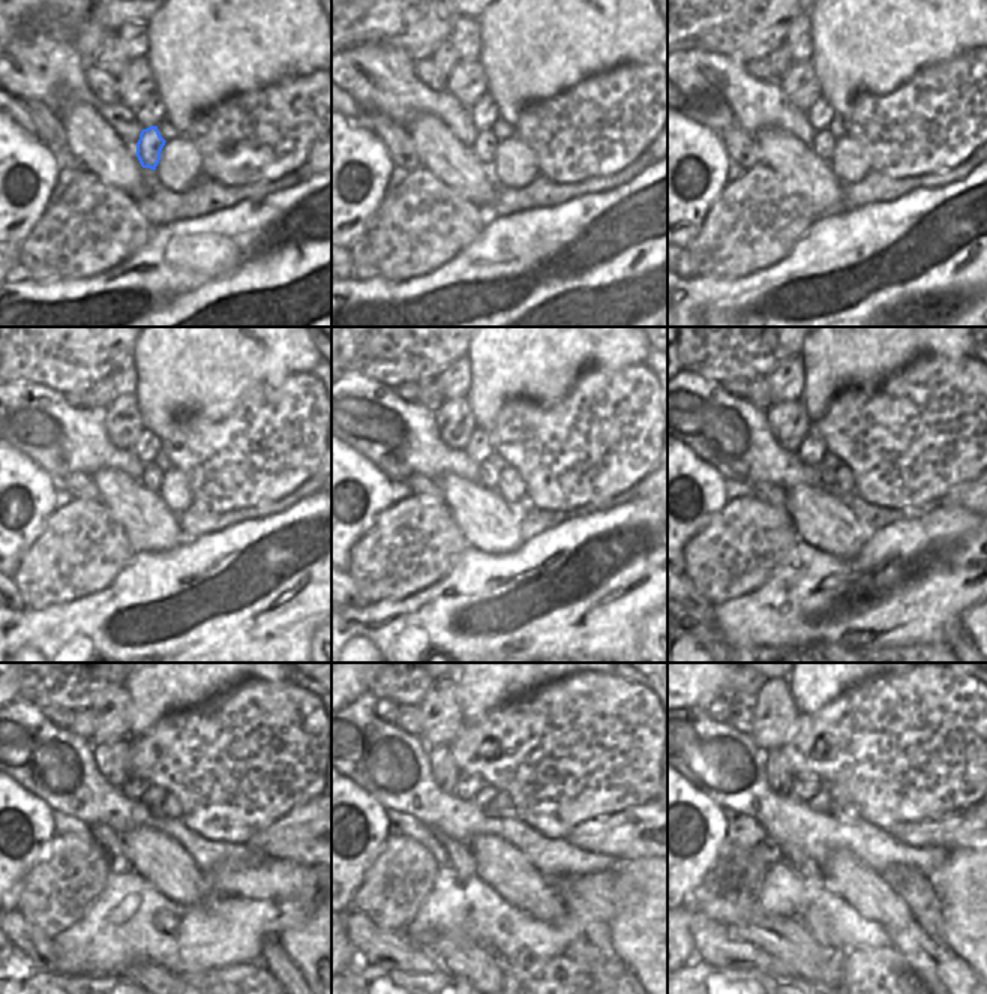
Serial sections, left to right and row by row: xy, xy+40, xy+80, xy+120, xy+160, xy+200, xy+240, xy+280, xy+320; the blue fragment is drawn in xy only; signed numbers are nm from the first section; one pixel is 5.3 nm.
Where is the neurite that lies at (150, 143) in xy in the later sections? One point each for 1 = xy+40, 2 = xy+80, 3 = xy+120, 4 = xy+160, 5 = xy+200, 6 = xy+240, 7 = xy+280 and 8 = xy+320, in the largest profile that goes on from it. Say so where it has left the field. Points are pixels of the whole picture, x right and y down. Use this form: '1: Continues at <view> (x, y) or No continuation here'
1: Continues at xy+40 (485, 147)
2: Continues at xy+80 (824, 143)
3: Continues at xy+120 (152, 479)
4: Continues at xy+160 (488, 476)
5: Continues at xy+200 (827, 474)
6: Continues at xy+240 (155, 810)
7: Continues at xy+280 (492, 811)
8: Continues at xy+320 (848, 813)

